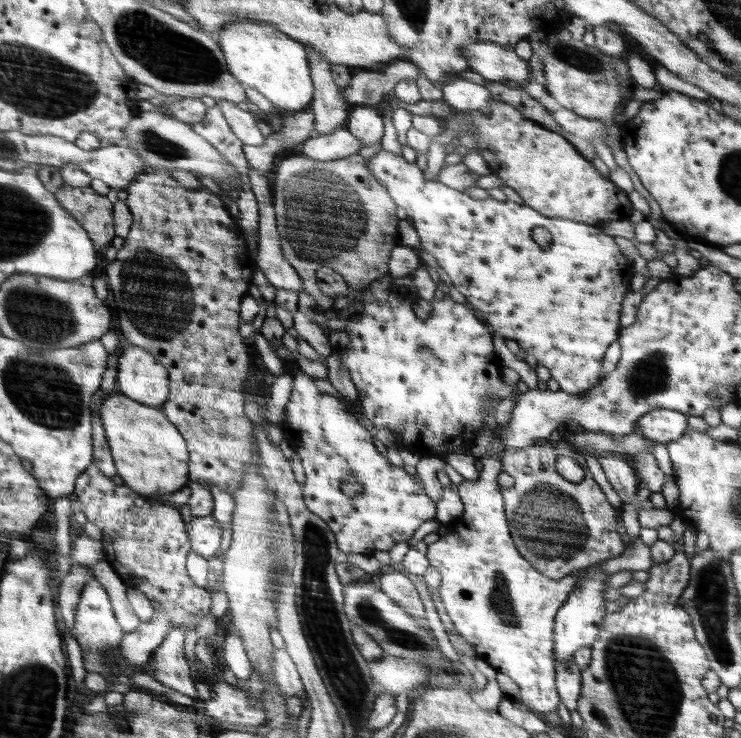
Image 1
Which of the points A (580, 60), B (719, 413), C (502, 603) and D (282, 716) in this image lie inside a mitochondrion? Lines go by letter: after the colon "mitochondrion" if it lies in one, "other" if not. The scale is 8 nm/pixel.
A: mitochondrion
B: other
C: mitochondrion
D: mitochondrion

